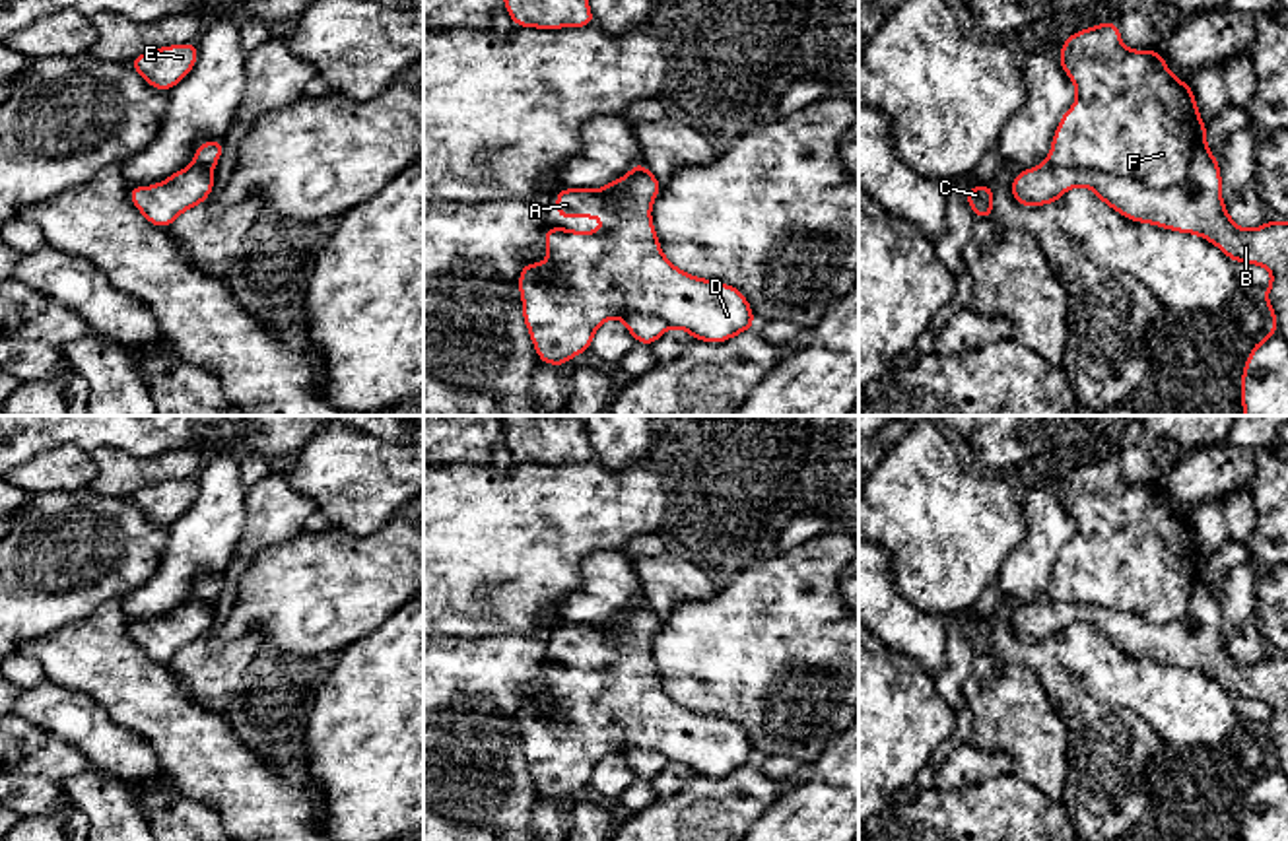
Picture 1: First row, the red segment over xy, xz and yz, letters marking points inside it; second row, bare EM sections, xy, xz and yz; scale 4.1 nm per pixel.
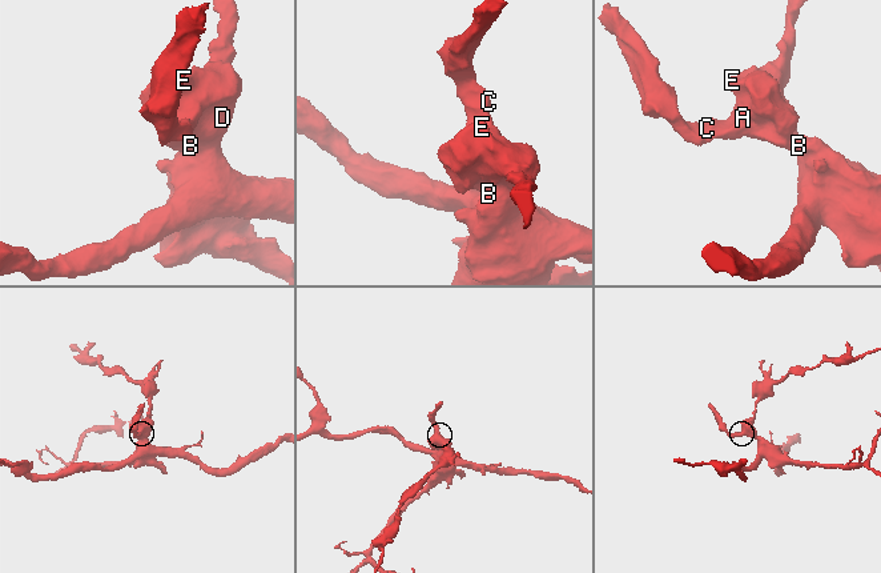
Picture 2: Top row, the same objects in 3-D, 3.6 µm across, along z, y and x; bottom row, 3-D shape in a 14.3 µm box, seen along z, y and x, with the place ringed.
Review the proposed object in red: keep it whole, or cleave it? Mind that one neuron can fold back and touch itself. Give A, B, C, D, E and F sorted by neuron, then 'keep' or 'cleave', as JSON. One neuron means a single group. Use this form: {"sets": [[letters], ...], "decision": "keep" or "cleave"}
{"sets": [["A", "D", "E", "F"], ["B", "C"]], "decision": "cleave"}

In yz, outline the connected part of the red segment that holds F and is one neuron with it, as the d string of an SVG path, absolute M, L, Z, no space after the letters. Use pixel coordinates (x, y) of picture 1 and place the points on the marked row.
M1107 21L1067 37L1059 62L1076 85L1076 101L1053 134L1047 155L1053 167L1098 169L1148 188L1187 183L1201 142L1199 107L1191 84L1169 72L1160 49L1127 49L1117 21Z

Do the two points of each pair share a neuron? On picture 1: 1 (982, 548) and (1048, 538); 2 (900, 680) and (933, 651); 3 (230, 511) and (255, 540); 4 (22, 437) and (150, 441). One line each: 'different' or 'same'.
1: different
2: different
3: different
4: same

